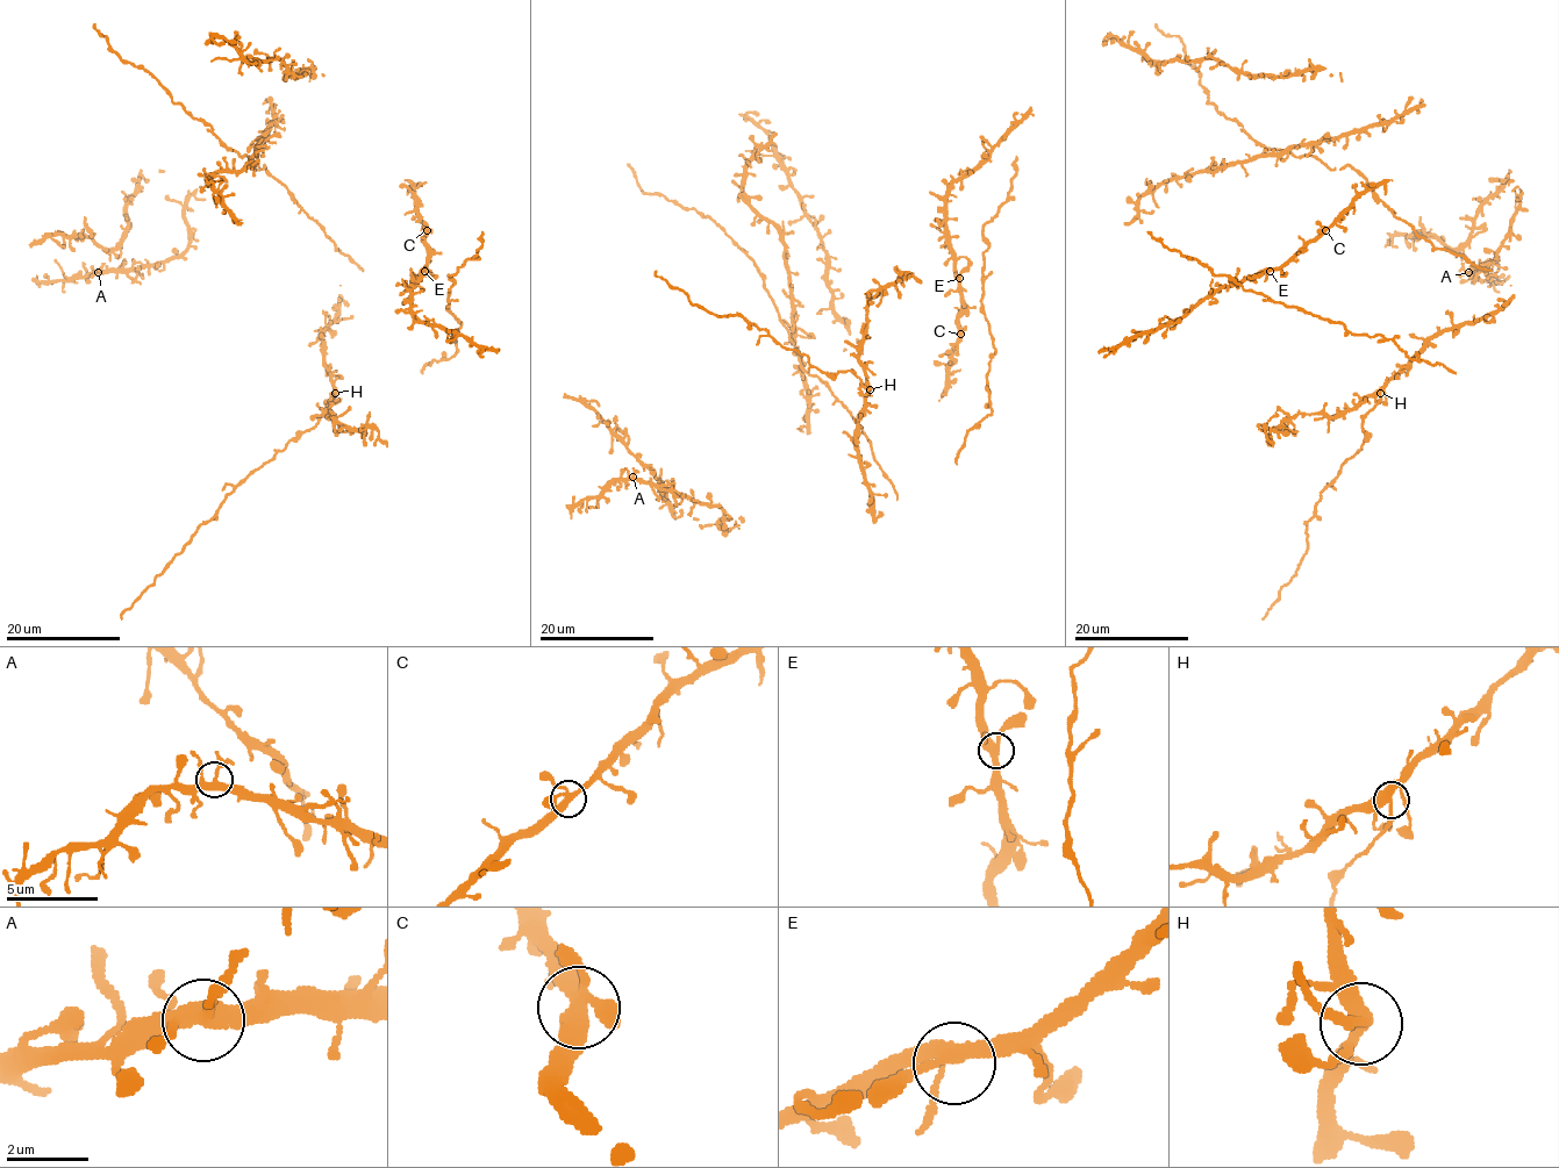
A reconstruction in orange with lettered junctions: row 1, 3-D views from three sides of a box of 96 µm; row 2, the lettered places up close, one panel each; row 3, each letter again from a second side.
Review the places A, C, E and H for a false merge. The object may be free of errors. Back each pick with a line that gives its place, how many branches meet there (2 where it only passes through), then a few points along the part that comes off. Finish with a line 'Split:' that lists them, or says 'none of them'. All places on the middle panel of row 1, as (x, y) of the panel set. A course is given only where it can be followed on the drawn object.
H: at (870, 389); 4 branches meet; foreign part runs (870, 389), (851, 371), (820, 371), (807, 356), (784, 349), (739, 315), (715, 315), (694, 306), (655, 271)
Split: H

